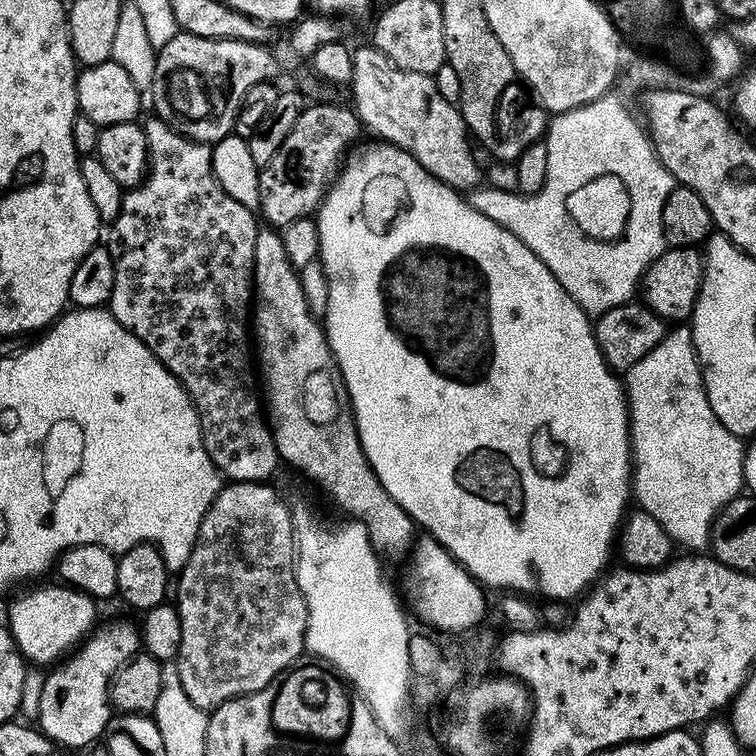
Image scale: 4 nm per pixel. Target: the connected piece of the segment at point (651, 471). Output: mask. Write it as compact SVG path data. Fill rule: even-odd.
M676 326L673 330L665 331L662 342L658 342L658 346L654 346L654 350L650 350L650 354L646 354L646 358L634 362L634 366L630 366L630 370L623 377L624 394L628 401L628 435L632 445L632 494L641 509L650 513L654 518L658 518L658 522L662 522L662 530L666 530L666 534L670 534L670 538L677 545L680 544L684 550L704 550L709 547L712 539L712 523L718 513L720 513L725 504L728 504L741 495L744 488L744 454L746 451L745 441L734 434L730 434L730 430L726 430L726 426L722 426L722 422L718 422L718 418L714 414L714 410L710 406L710 402L706 398L706 390L704 389L704 373L700 359L696 356L696 347L694 346L694 338L692 337L691 327Z

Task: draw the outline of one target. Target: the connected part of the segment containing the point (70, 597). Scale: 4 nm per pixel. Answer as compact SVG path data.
M55 583L18 597L8 608L7 627L11 628L25 661L33 665L55 665L65 653L75 649L97 623L98 604L93 597L63 583Z

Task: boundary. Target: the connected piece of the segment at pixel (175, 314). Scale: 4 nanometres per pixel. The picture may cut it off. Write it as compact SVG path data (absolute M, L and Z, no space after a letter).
M149 118L142 127L148 143L148 174L141 184L125 191L122 210L110 224L116 243L110 248L114 262L110 311L178 378L196 408L206 454L210 454L221 477L232 482L263 484L273 479L271 476L282 461L262 407L250 343L257 213L222 190L214 174L209 145L178 134L164 120Z

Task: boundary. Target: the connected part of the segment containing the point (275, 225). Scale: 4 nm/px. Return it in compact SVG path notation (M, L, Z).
M312 103L305 106L302 114L298 114L298 122L294 122L294 130L286 134L286 142L278 146L278 154L274 154L274 158L260 169L259 219L273 230L283 230L290 226L290 222L311 217L328 195L346 153L357 143L355 140L360 132L361 122L351 107Z

